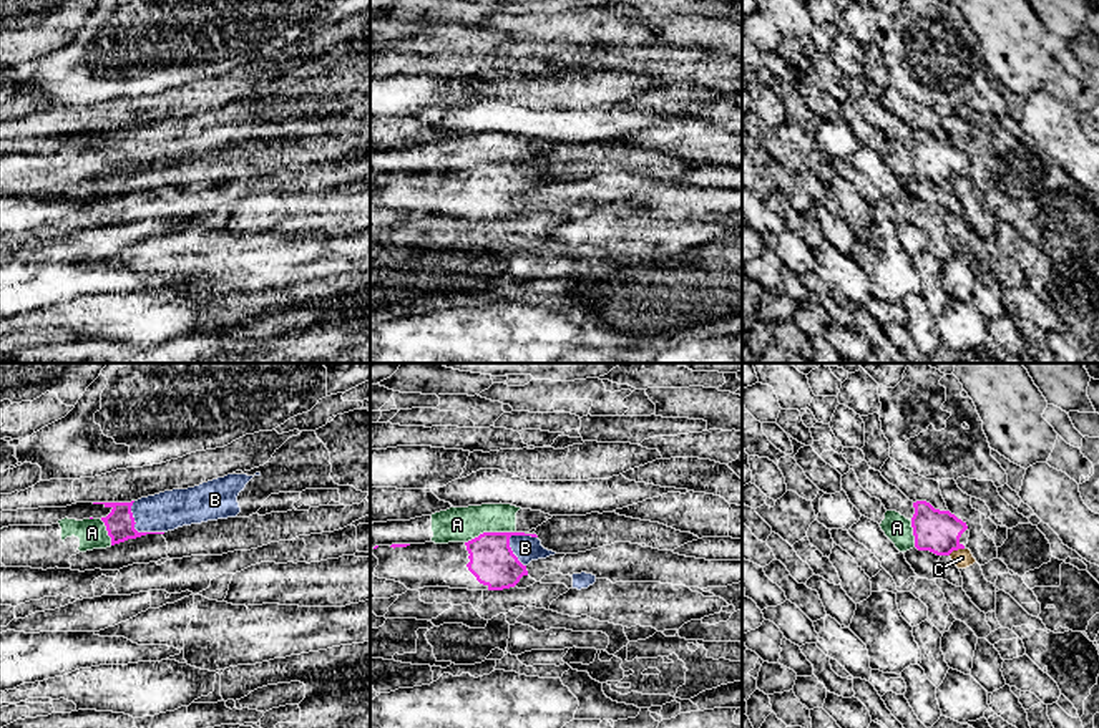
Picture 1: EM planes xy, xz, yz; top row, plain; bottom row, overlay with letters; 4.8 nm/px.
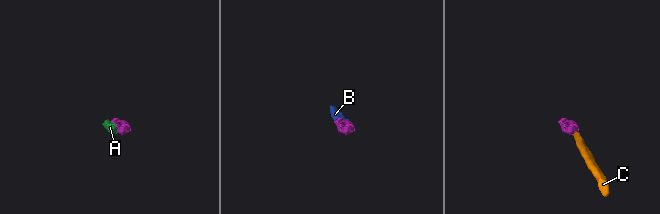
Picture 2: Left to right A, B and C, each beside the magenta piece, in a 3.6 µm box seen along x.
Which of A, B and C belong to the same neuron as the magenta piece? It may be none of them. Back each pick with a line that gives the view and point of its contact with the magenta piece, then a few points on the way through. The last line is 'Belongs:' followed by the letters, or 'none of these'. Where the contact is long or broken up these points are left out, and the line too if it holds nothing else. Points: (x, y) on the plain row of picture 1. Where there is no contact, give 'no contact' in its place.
B: meets magenta in xz at (512, 179)
Belongs: B

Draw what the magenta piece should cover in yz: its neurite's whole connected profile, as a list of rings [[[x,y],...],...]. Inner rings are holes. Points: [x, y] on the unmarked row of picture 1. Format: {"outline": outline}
{"outline": [[[926,129],[913,131],[913,136],[911,156],[918,179],[950,184],[953,179],[965,177],[970,166],[966,151],[950,139],[935,138]]]}

